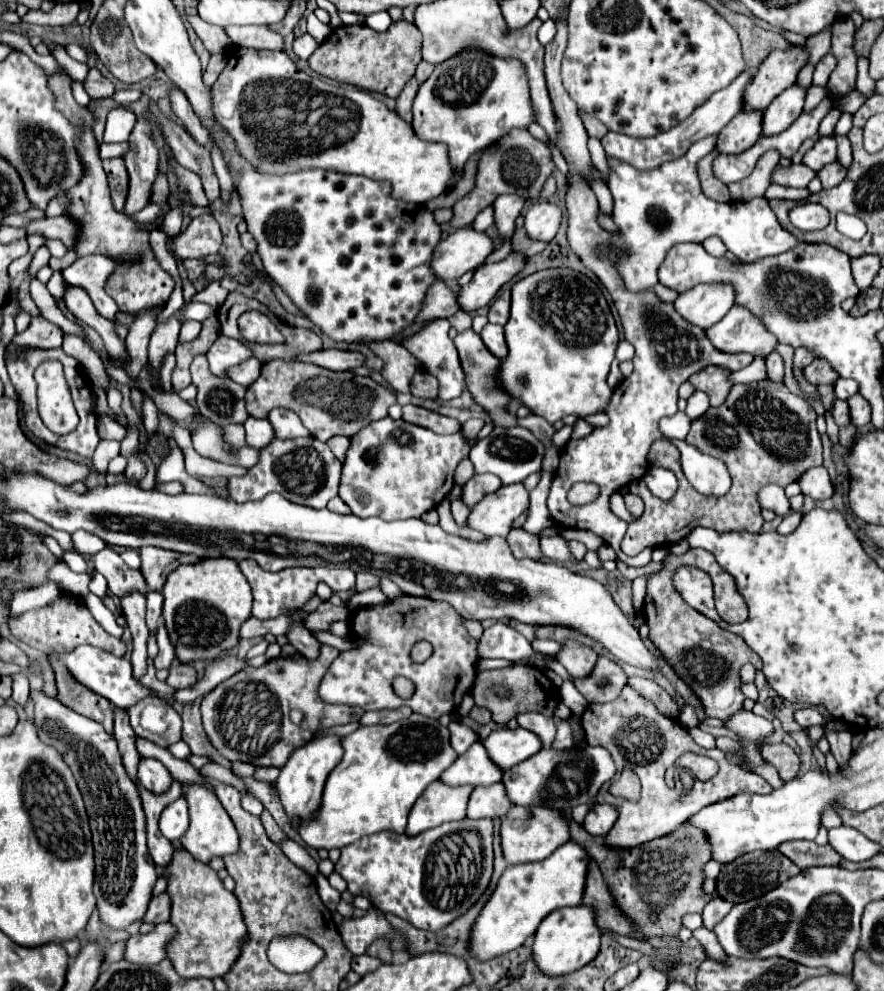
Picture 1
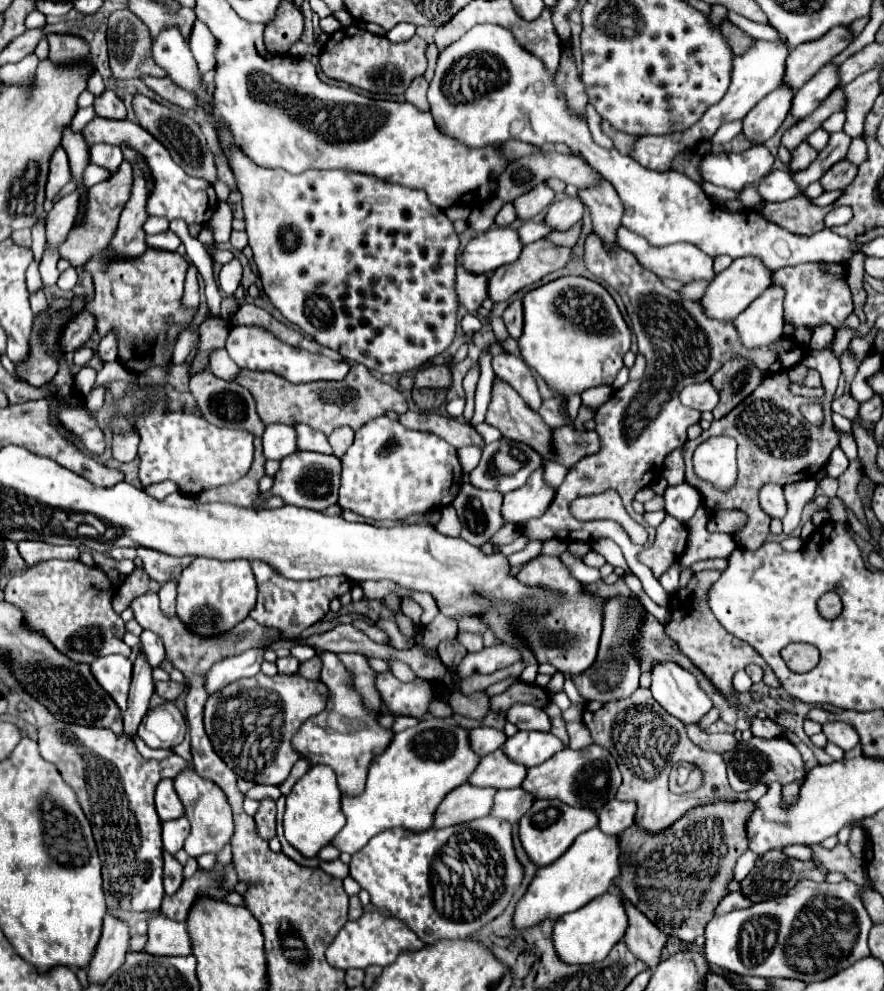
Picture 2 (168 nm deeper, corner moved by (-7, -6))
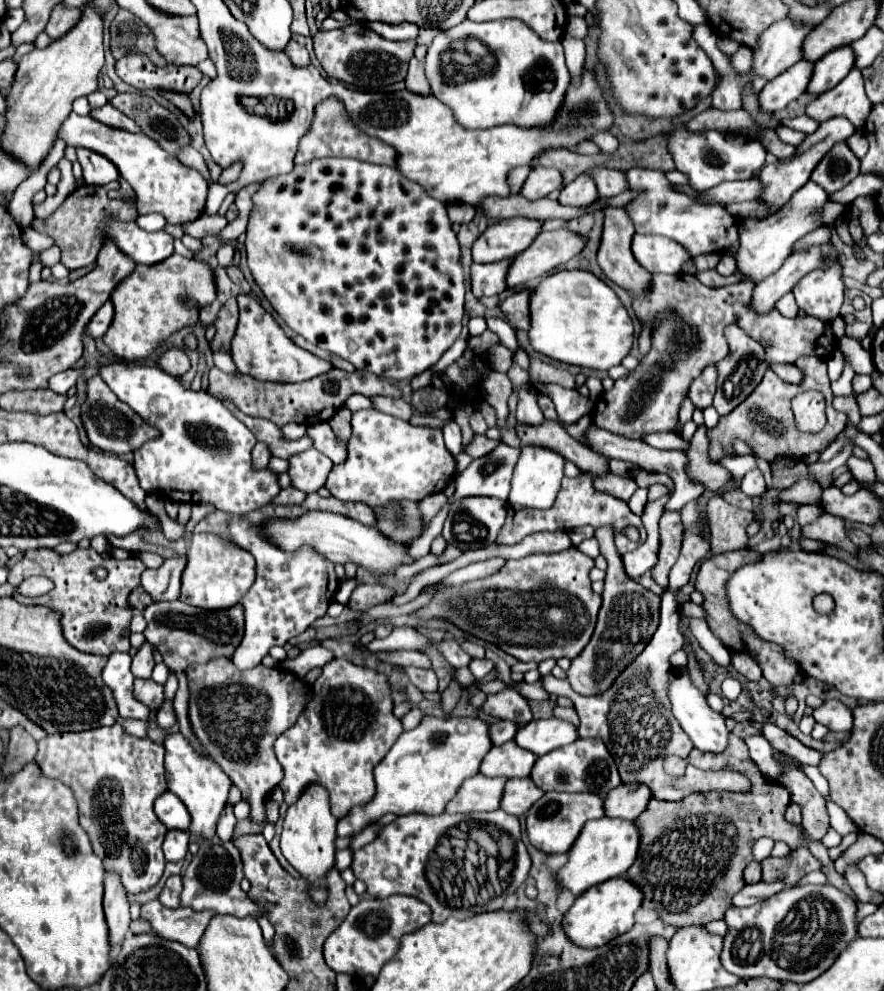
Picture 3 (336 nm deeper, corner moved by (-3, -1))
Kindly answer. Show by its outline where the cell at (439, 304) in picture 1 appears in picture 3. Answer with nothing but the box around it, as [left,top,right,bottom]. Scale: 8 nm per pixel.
[471,259,511,297]

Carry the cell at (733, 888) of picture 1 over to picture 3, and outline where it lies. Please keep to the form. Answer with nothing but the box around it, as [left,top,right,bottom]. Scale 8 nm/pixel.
[761,849,821,887]

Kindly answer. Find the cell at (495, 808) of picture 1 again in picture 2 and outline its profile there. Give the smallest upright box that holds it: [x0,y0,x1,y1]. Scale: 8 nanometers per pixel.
[491,788,535,824]

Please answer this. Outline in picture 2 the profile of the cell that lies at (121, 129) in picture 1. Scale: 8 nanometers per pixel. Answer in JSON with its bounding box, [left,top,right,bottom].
[89,144,123,176]

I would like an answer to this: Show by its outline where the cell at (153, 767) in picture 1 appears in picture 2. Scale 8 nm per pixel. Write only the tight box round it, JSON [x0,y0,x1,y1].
[155,780,185,822]

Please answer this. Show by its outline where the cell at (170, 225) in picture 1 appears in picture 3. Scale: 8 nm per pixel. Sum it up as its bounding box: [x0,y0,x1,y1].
[105,221,173,265]

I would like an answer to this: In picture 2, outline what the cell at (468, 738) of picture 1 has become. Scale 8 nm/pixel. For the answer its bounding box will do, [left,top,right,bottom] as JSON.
[469,726,507,756]

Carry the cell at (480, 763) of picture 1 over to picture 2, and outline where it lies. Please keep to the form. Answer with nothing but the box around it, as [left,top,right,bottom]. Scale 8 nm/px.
[469,750,527,788]

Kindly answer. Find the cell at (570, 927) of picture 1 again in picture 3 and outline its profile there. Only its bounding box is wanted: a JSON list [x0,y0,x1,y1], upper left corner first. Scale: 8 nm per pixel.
[563,877,643,947]

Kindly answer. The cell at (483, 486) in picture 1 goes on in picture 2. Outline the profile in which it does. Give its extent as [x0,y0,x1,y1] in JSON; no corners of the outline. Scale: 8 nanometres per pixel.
[453,484,505,546]

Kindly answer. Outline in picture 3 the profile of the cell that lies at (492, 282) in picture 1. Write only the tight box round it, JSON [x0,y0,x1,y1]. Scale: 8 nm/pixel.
[507,229,585,289]

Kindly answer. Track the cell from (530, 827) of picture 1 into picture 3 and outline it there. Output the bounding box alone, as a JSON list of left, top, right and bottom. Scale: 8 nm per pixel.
[527,793,605,853]

